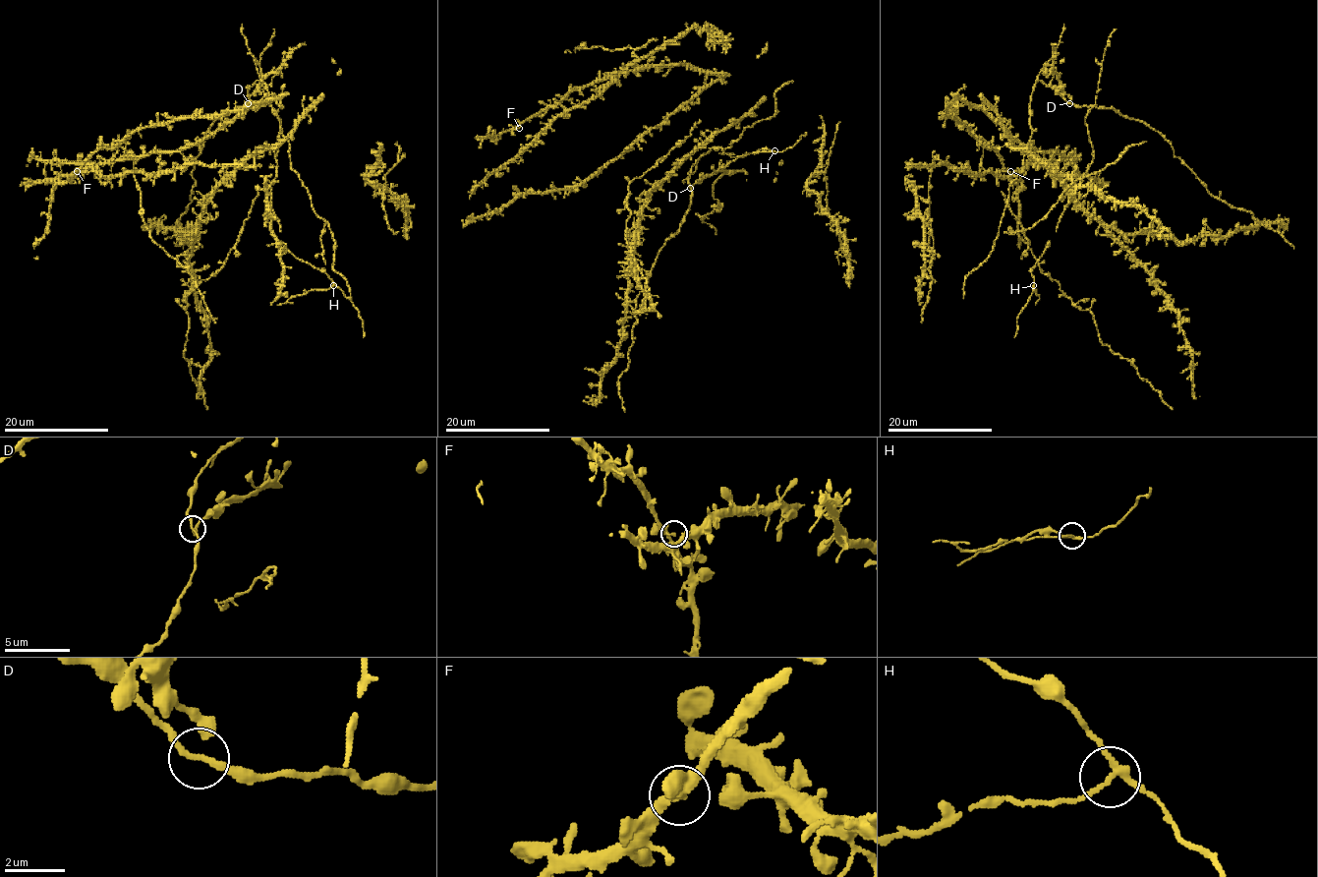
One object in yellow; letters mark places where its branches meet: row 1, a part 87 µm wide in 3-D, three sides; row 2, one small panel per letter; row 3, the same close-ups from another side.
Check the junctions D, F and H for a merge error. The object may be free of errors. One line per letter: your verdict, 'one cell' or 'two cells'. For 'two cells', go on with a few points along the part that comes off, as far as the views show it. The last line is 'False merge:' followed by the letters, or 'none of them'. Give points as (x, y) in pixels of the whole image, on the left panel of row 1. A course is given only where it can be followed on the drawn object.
D: one cell
F: one cell
H: two cells | (333, 285), (328, 289), (311, 289), (277, 305)
False merge: H

